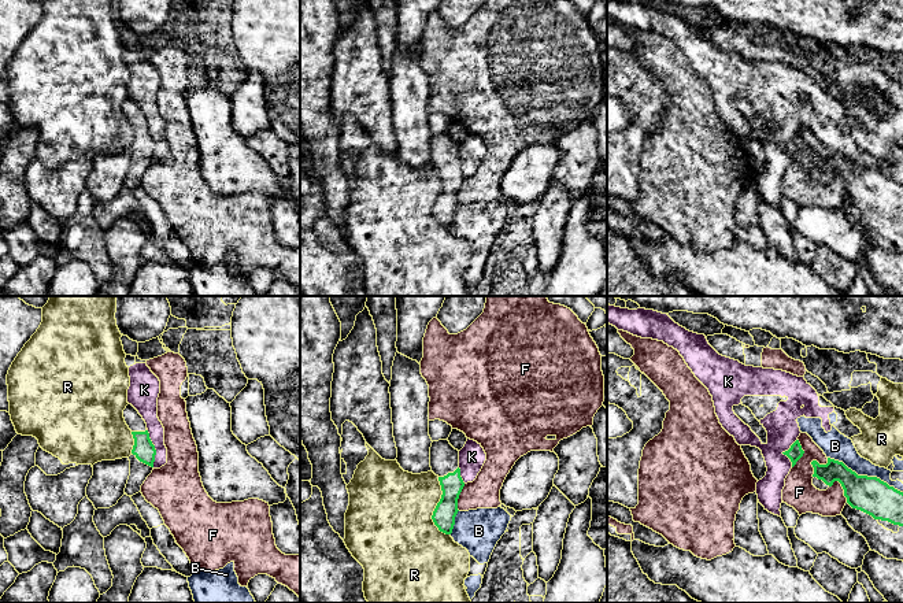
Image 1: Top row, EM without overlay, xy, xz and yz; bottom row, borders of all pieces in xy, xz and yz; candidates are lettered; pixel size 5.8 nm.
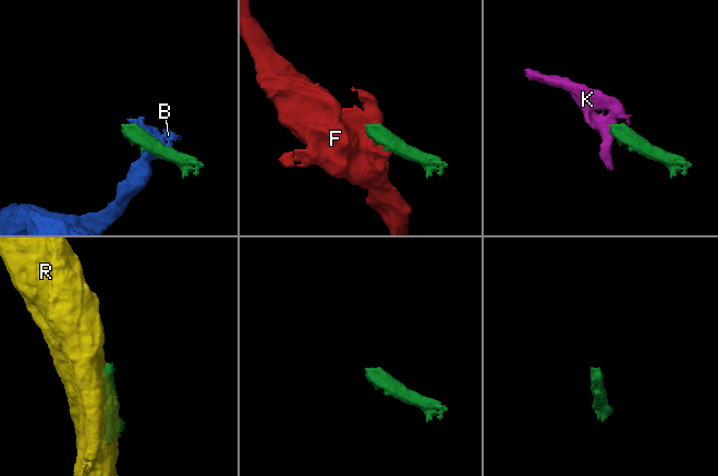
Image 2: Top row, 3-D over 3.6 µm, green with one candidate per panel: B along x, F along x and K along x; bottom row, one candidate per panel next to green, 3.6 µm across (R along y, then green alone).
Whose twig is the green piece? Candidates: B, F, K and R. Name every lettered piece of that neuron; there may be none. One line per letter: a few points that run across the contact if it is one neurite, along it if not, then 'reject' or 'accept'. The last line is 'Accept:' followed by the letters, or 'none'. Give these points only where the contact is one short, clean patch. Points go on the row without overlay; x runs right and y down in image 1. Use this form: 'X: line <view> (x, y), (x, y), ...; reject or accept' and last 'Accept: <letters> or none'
B: reject
F: line yz (828, 151), (825, 156), (811, 155), (813, 170); reject
K: line xy (147, 124), (155, 143), (154, 159); reject
R: reject
Accept: none

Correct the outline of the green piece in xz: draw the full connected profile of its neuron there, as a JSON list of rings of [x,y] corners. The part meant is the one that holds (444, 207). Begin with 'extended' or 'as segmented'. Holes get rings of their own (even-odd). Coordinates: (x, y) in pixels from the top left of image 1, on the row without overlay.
extended; [[[448,133],[433,134],[430,140],[430,160],[438,170],[441,192],[432,212],[440,225],[451,227],[458,207],[458,192],[465,180],[459,162],[459,144]]]

